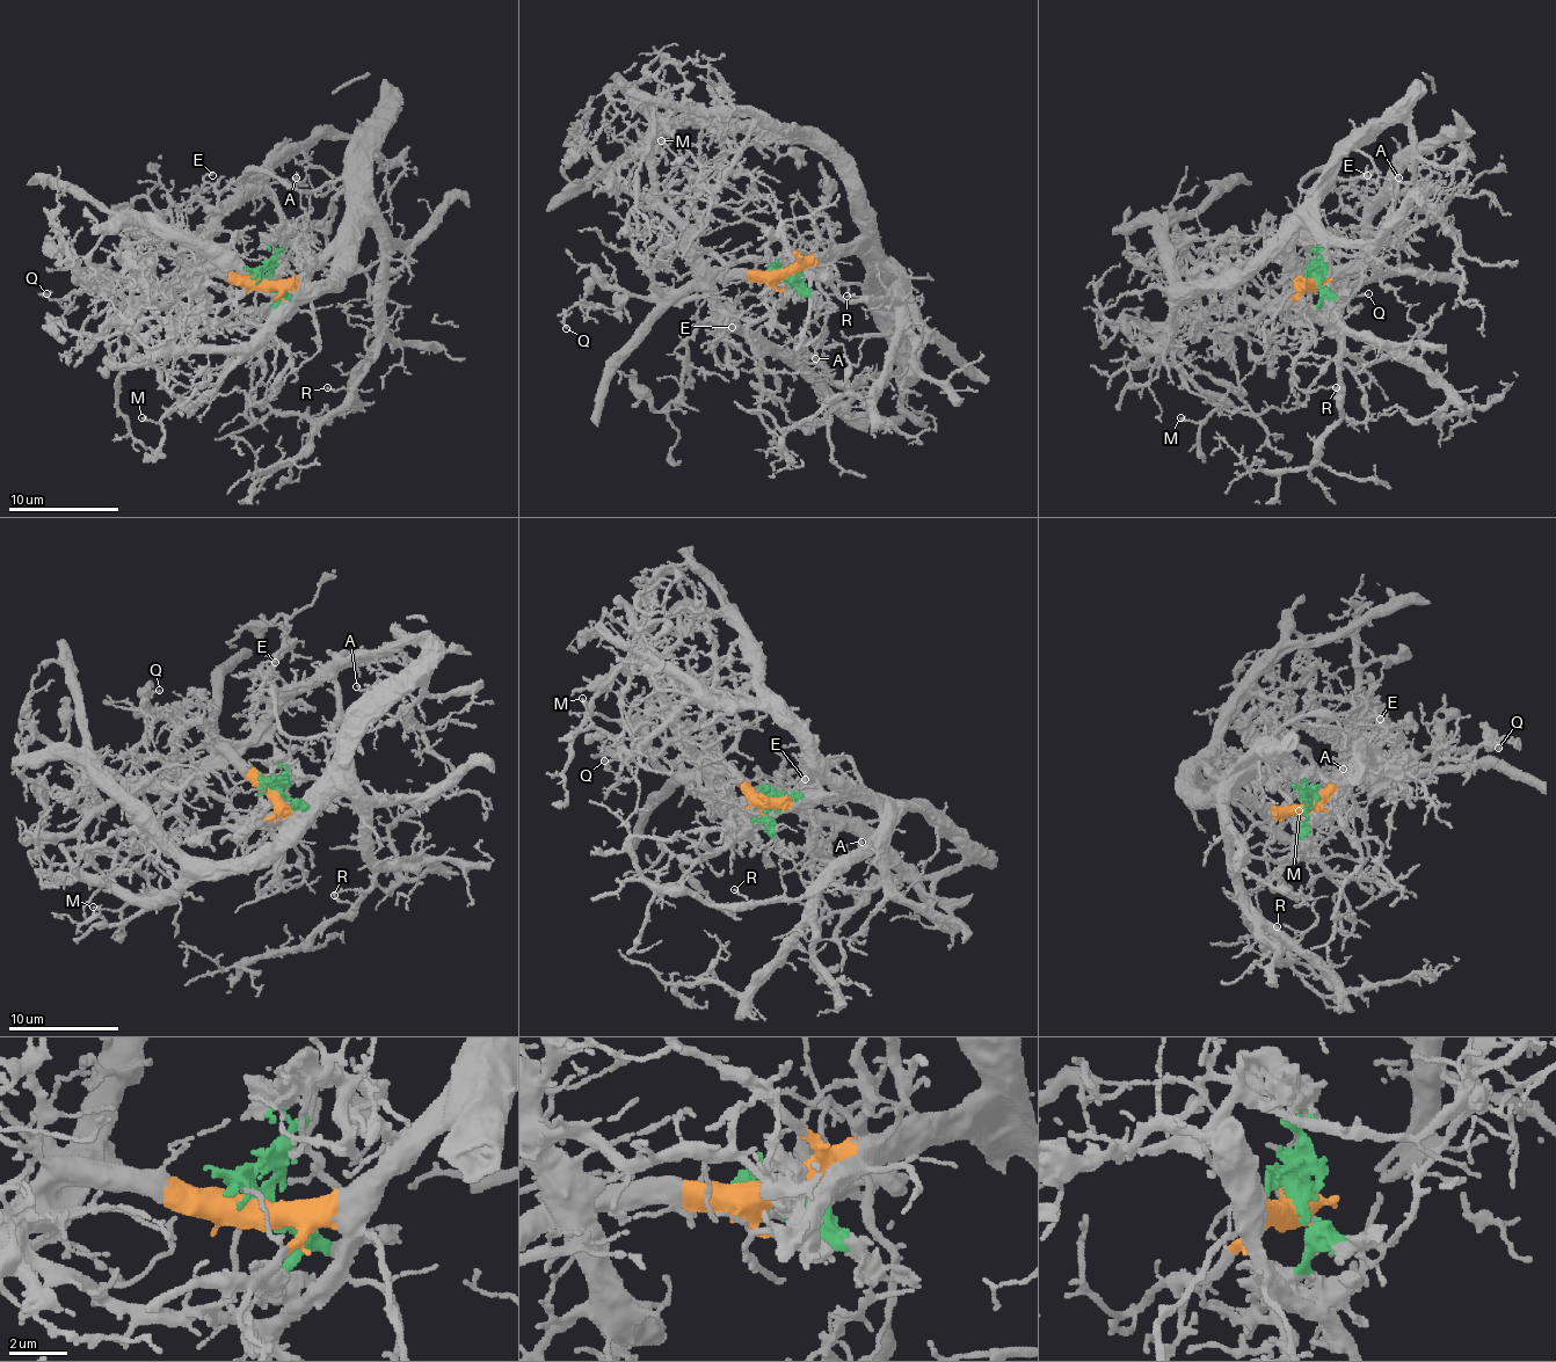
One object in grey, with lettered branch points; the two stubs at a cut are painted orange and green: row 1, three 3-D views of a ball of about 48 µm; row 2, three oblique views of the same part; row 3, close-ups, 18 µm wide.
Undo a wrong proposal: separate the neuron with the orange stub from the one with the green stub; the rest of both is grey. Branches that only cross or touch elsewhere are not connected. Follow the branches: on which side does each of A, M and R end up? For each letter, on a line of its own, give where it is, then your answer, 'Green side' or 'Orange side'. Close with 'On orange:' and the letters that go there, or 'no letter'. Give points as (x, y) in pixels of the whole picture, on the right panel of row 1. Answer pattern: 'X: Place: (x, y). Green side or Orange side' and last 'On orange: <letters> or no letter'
A: Place: (1398, 177). Green side
M: Place: (1180, 417). Orange side
R: Place: (1336, 387). Orange side
On orange: M, R

